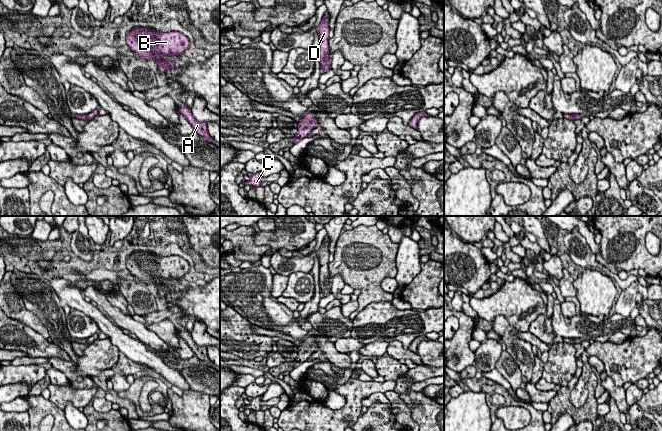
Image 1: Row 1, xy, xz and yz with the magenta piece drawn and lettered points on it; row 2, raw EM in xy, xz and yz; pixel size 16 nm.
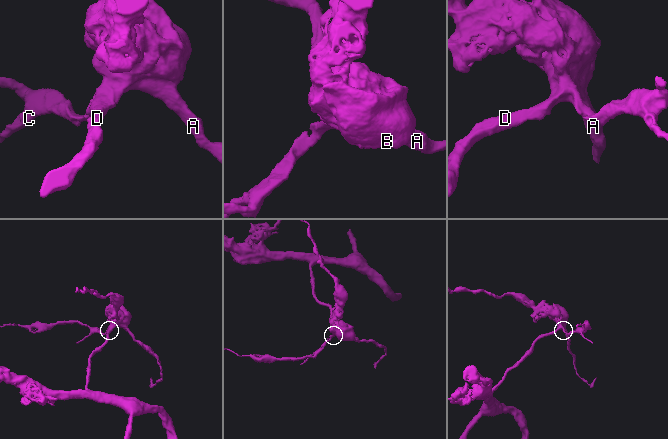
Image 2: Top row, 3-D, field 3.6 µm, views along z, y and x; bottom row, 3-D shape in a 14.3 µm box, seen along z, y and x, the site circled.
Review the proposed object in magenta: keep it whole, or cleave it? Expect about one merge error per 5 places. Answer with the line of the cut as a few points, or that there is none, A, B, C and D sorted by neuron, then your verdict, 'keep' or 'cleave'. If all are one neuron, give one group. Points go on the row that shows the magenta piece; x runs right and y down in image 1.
cut none; groups A B C D; keep

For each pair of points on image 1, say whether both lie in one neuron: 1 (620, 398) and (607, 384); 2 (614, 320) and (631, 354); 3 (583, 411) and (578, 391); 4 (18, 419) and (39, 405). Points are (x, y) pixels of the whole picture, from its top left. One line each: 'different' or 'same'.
1: same
2: different
3: different
4: different

